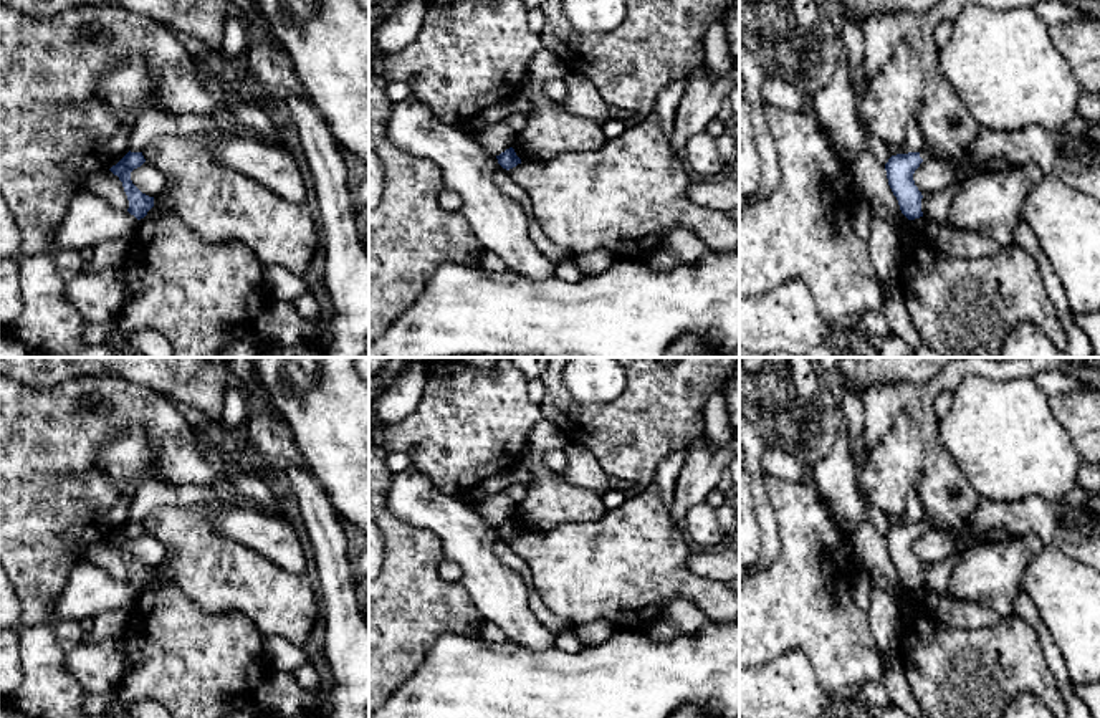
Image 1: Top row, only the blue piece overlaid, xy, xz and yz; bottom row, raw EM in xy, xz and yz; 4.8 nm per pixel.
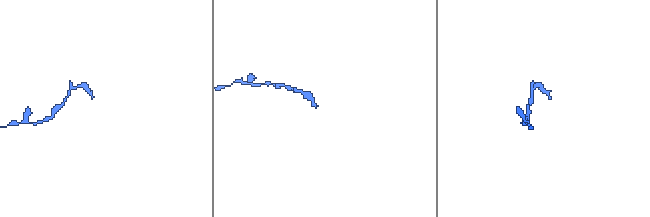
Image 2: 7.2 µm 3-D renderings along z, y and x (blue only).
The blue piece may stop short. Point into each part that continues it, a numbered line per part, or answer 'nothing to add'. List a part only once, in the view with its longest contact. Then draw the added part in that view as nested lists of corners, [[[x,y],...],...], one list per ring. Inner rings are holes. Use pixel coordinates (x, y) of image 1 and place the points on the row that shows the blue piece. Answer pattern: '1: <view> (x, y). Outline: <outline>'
1: yz (1074, 159). Outline: [[[1040,126],[1011,132],[981,127],[971,151],[959,159],[941,157],[928,149],[920,151],[920,157],[948,165],[956,180],[994,172],[996,164],[1029,167],[1100,202],[1100,147],[1085,136],[1065,131],[1045,131]]]

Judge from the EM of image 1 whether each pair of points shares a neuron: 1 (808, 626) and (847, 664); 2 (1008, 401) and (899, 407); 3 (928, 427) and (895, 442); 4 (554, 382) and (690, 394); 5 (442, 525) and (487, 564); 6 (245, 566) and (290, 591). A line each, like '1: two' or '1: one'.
1: one
2: two
3: two
4: one
5: one
6: one

